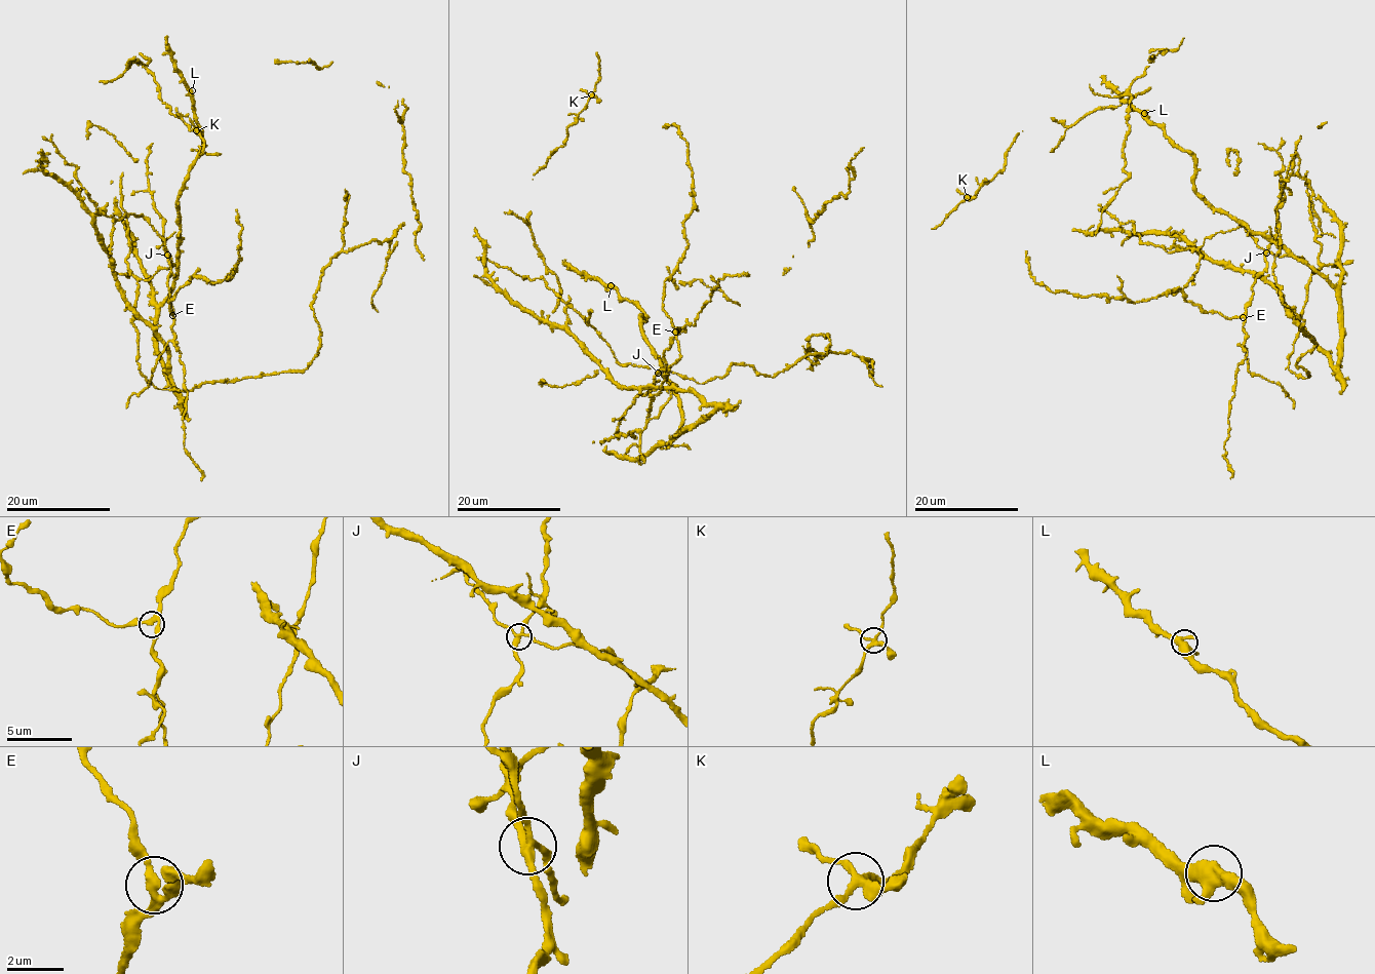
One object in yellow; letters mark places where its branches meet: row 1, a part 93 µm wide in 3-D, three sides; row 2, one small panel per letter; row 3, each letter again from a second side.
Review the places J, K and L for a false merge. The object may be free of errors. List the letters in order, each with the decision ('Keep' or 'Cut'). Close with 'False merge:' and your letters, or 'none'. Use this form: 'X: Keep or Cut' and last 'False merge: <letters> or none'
J: Keep
K: Keep
L: Keep
False merge: none

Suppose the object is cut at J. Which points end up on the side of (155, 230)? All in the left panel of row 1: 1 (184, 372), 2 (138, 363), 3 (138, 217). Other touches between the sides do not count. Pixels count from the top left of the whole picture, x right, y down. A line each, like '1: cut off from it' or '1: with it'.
1: cut off from it
2: with it
3: with it

